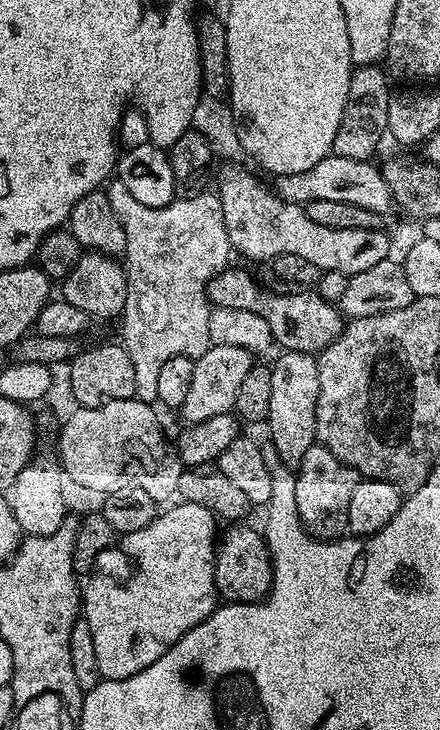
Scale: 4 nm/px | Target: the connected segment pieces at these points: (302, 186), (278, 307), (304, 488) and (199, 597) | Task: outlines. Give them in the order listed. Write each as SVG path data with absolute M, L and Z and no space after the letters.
M329 154L318 162L318 166L310 166L310 170L302 170L302 174L277 176L274 187L284 200L295 204L309 204L318 198L330 202L350 202L350 206L358 206L362 210L374 210L374 214L387 217L388 211L393 211L390 186L386 182L383 171L375 168L372 160L355 160Z
M229 266L224 268L208 284L208 302L218 308L230 310L250 310L270 326L273 341L281 349L289 352L310 352L319 354L324 351L338 334L342 334L346 323L339 307L321 298L316 290L280 290L271 292L263 288L244 268Z
M319 442L312 444L310 450L302 454L302 462L295 465L294 471L294 502L298 502L301 526L316 540L341 539L348 532L350 497L354 494L354 486L361 482L360 472L334 458L334 454L330 454L330 450Z
M176 502L168 507L172 506L157 514L150 526L123 533L124 552L136 559L136 573L129 584L116 584L112 576L92 574L87 577L88 585L83 585L82 619L90 626L98 670L103 679L121 680L146 670L146 666L158 662L162 654L171 650L187 632L194 630L194 626L201 624L218 607L214 578L218 547L217 517L206 510L206 506Z

